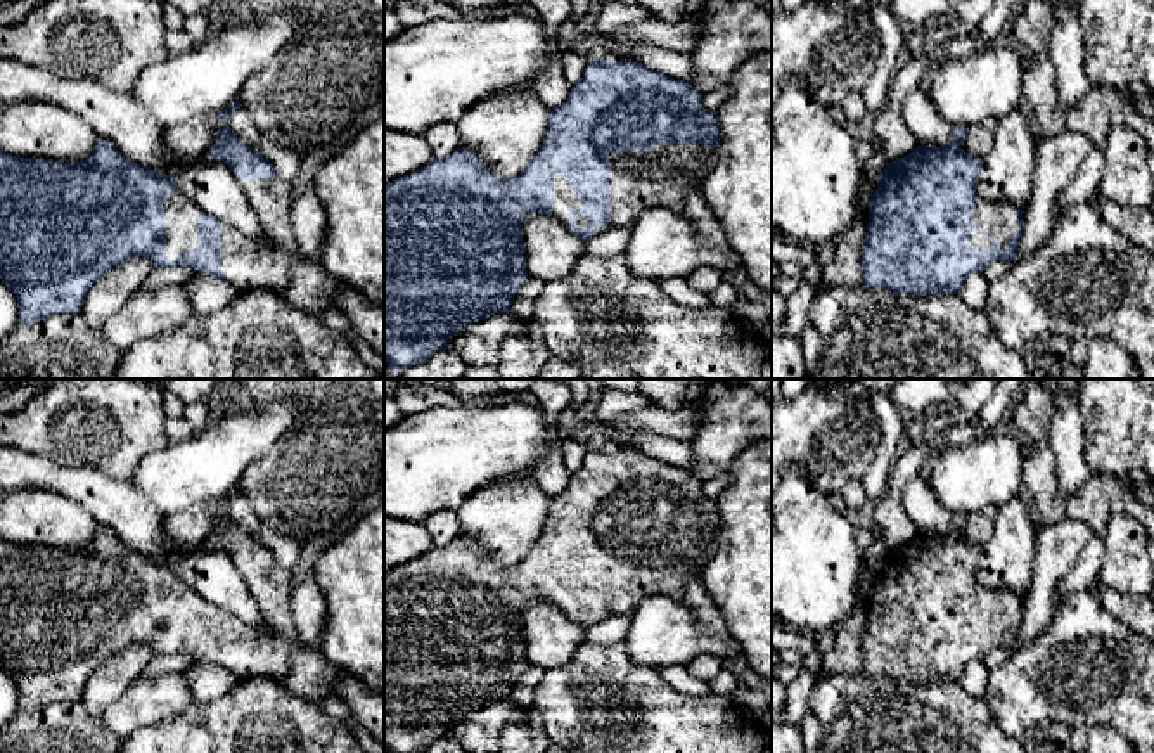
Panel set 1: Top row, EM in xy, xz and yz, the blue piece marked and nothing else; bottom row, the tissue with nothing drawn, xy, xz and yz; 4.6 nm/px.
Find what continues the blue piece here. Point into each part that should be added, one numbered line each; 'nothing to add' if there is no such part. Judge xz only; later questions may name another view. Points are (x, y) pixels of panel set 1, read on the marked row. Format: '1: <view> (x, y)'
1: xz (663, 175)

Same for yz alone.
1: yz (993, 218)

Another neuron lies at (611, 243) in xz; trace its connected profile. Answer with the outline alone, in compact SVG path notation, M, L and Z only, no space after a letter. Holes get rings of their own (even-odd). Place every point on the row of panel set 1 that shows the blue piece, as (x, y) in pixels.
M609 228L585 241L585 253L595 258L611 258L625 254L630 239L630 228Z

